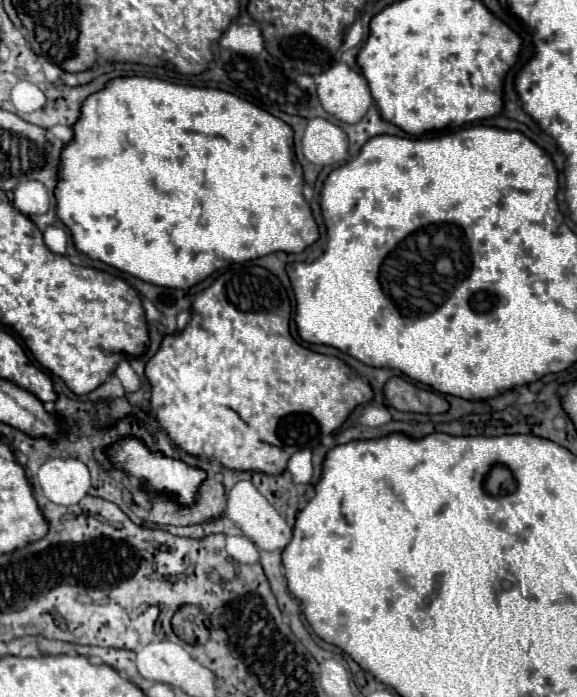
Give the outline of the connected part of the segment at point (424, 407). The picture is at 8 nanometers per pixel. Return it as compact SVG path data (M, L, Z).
M391 378L387 380L385 398L389 404L403 412L419 412L419 414L443 414L449 410L449 402L429 388L417 386L415 382L409 382L405 378Z

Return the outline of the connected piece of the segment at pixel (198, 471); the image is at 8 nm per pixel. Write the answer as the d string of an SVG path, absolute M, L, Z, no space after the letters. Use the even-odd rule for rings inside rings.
M123 436L119 440L115 440L107 450L105 450L107 462L113 470L119 470L131 478L137 478L141 484L141 490L153 492L157 496L167 496L169 500L175 500L179 506L193 506L197 496L199 496L199 488L203 484L203 480L207 478L207 472L203 468L197 466L189 466L181 460L169 458L161 452L151 452L143 440L139 440L137 436Z

